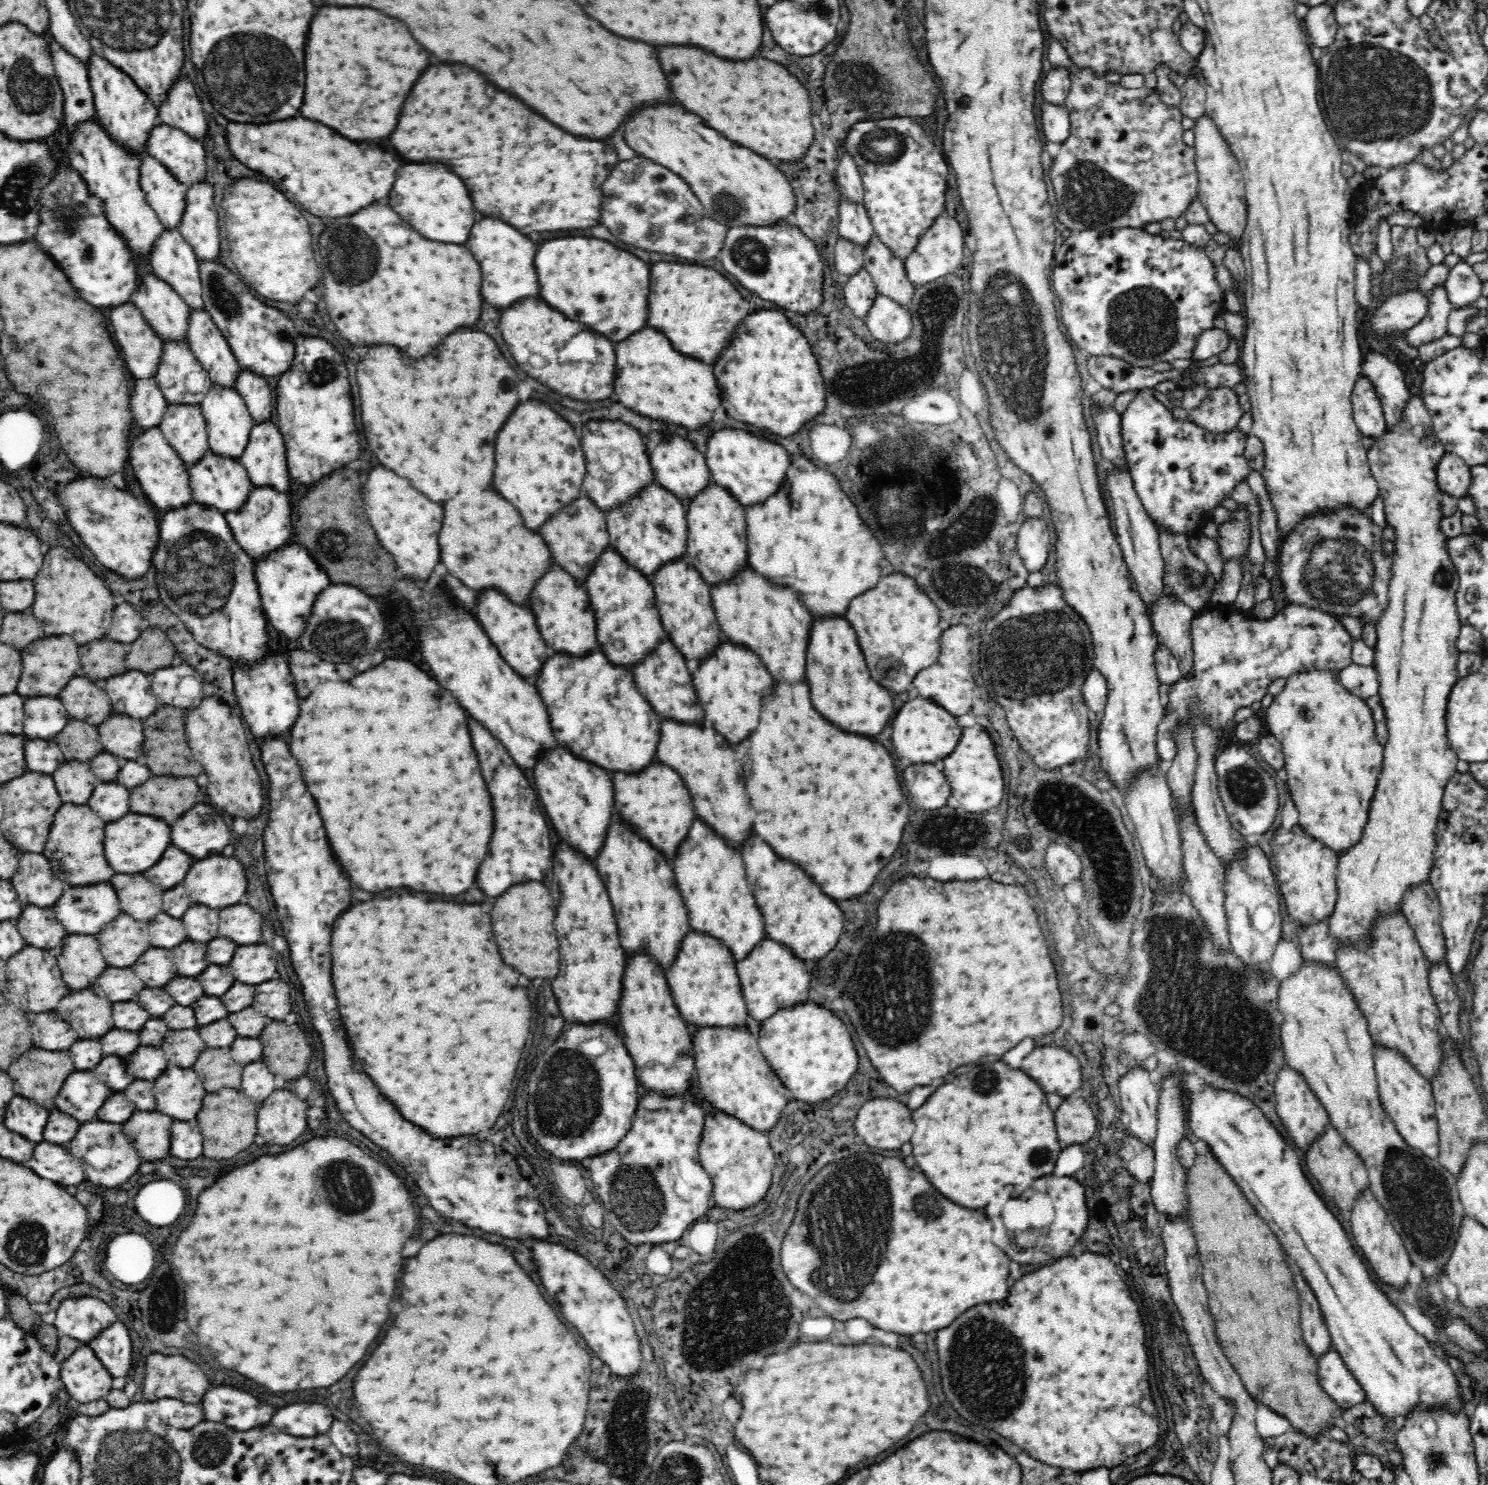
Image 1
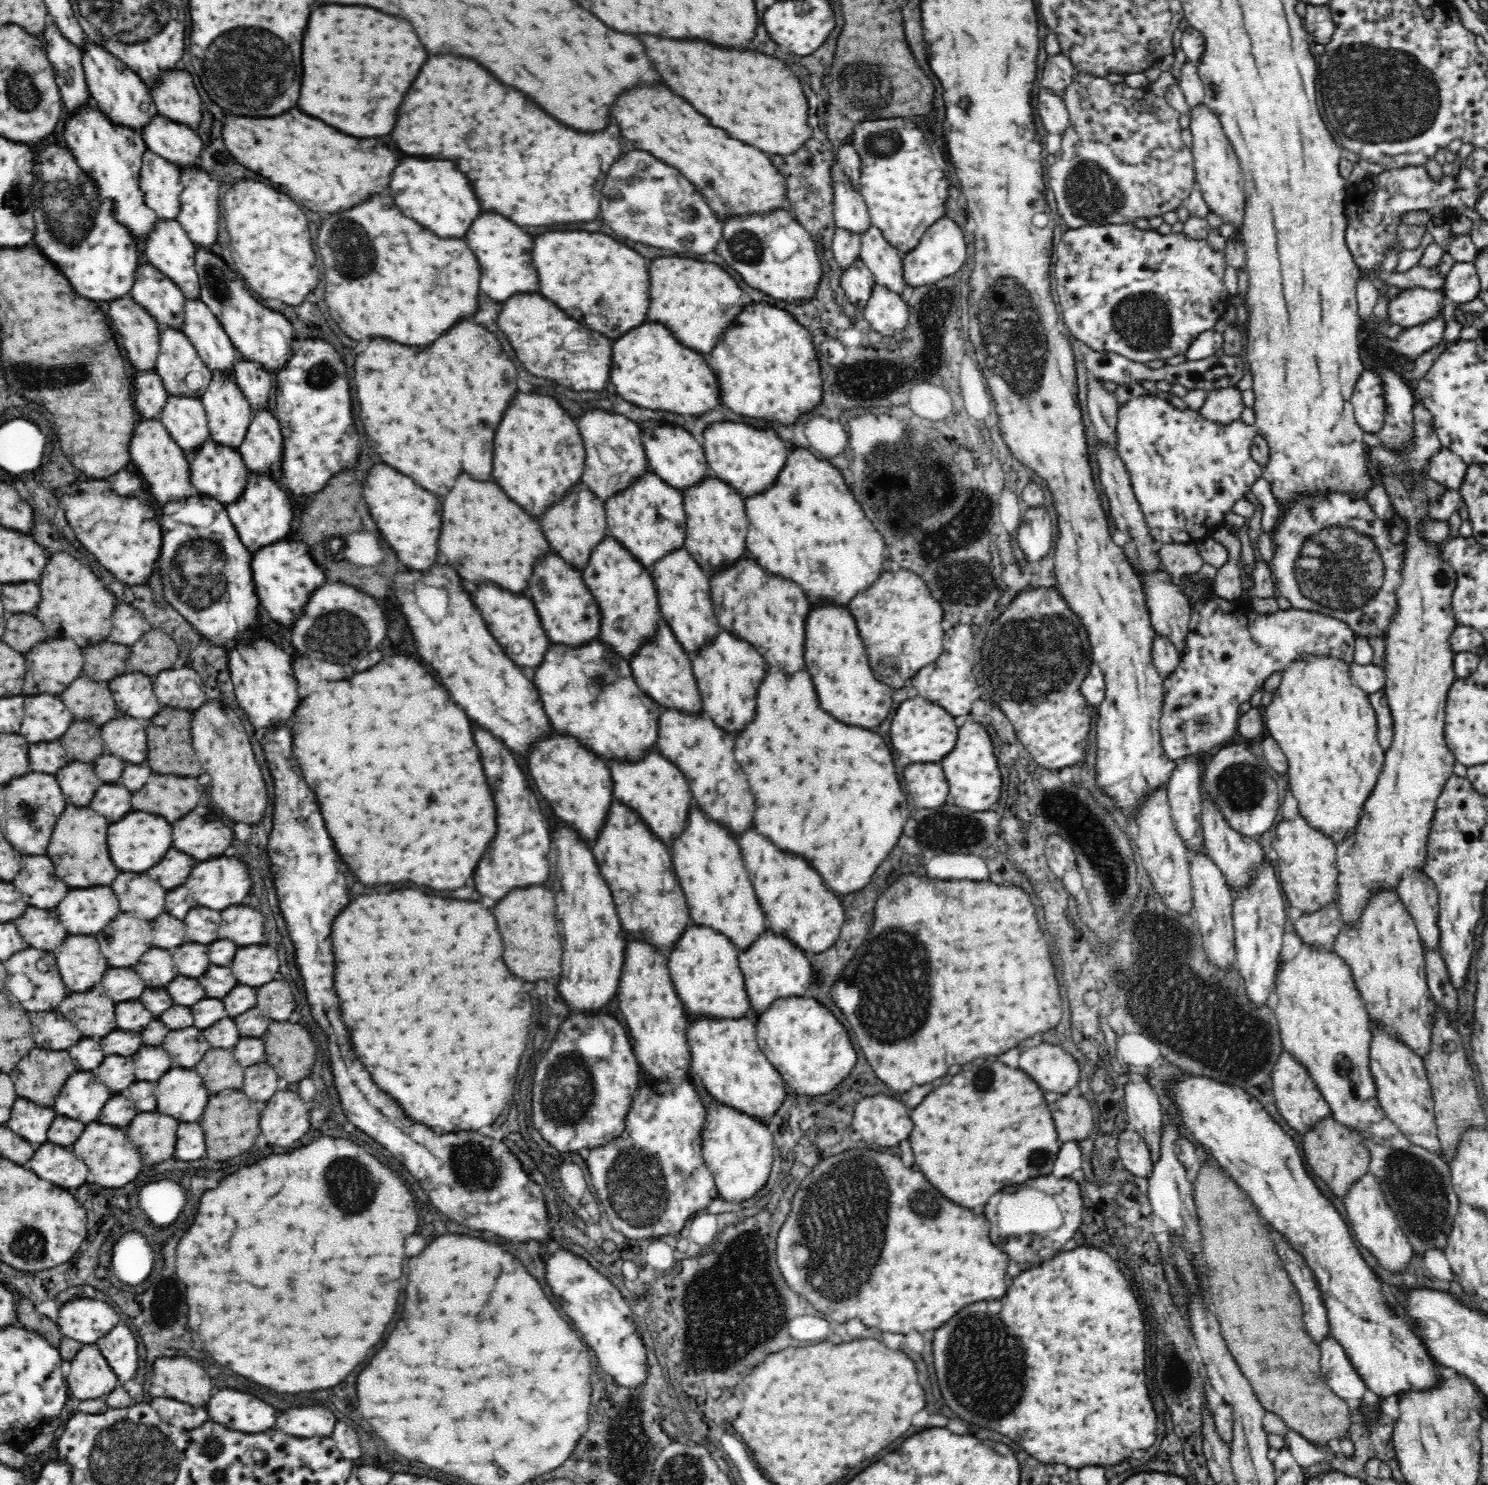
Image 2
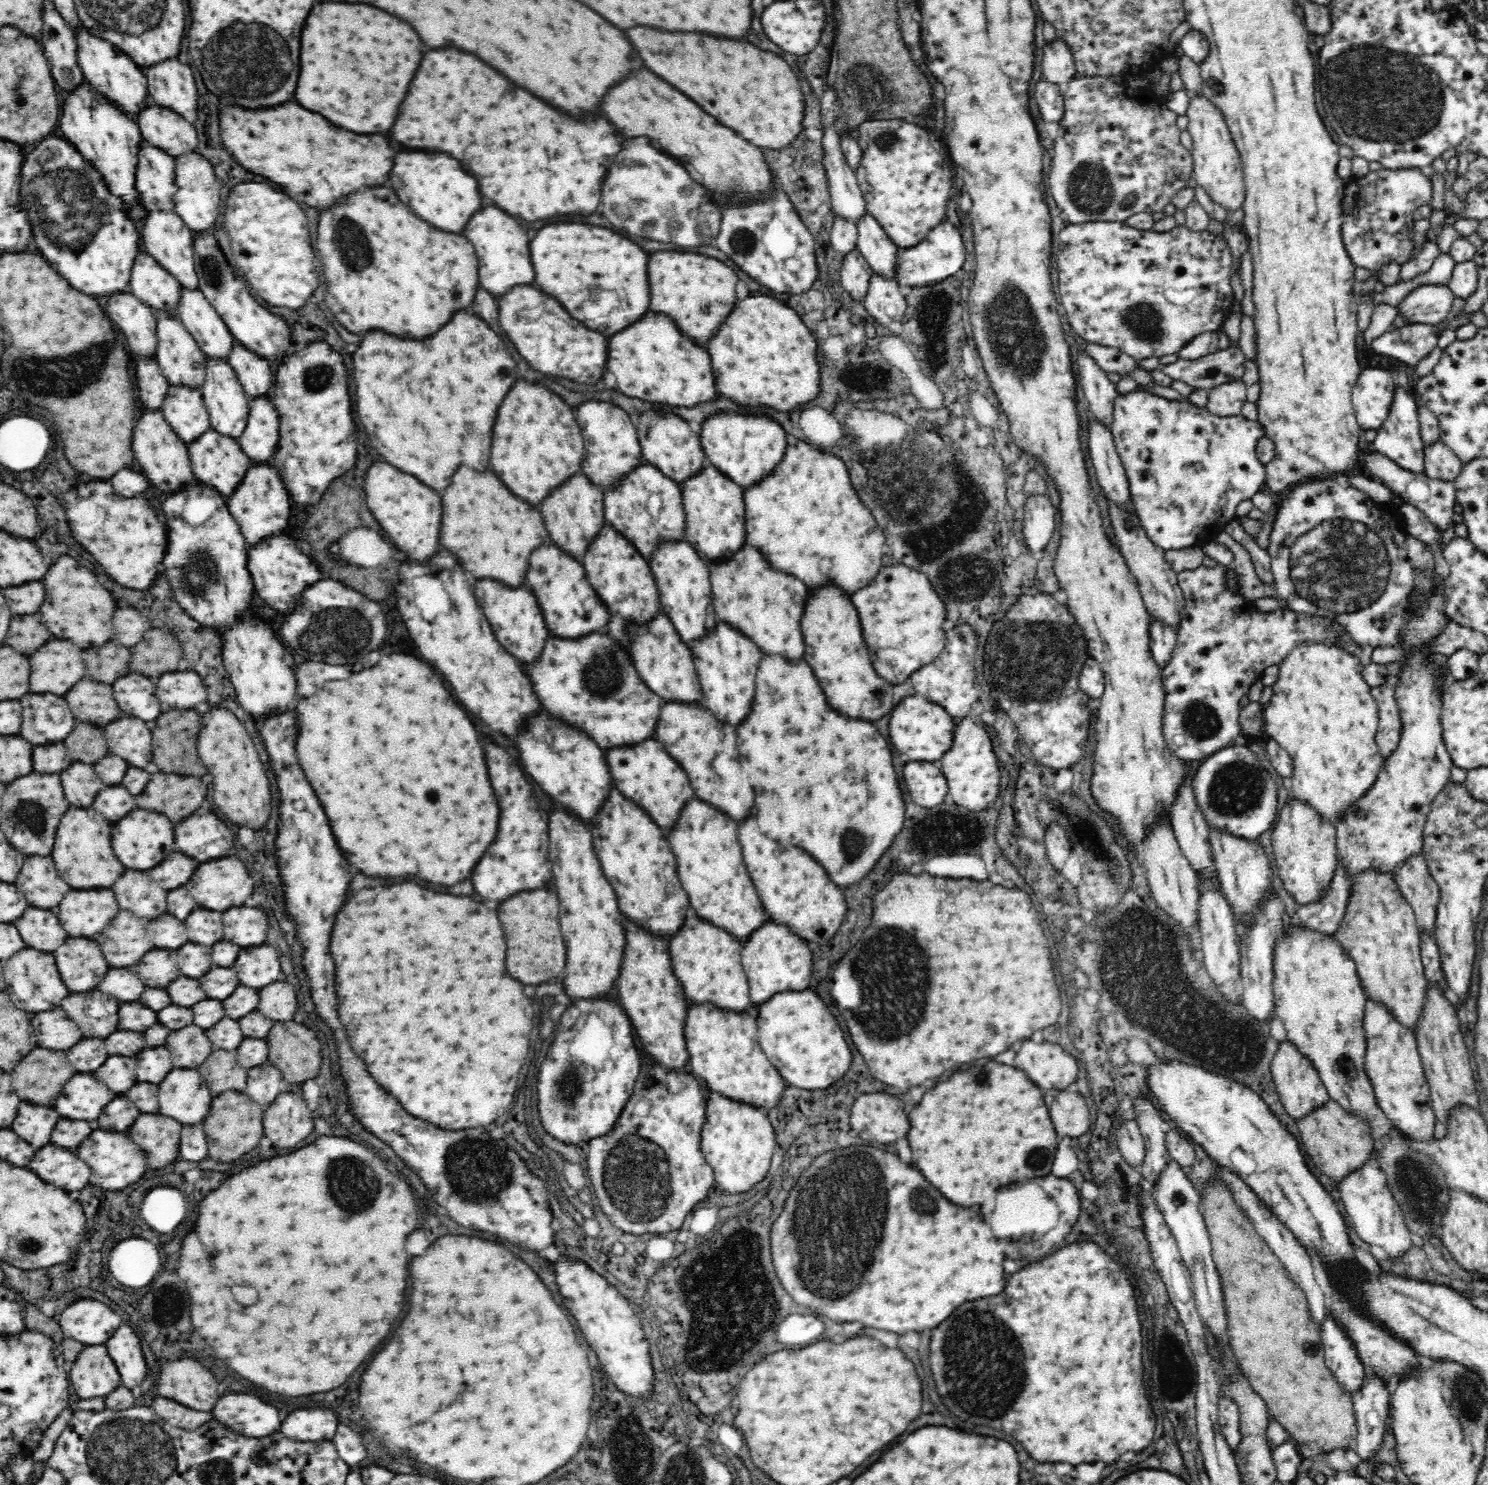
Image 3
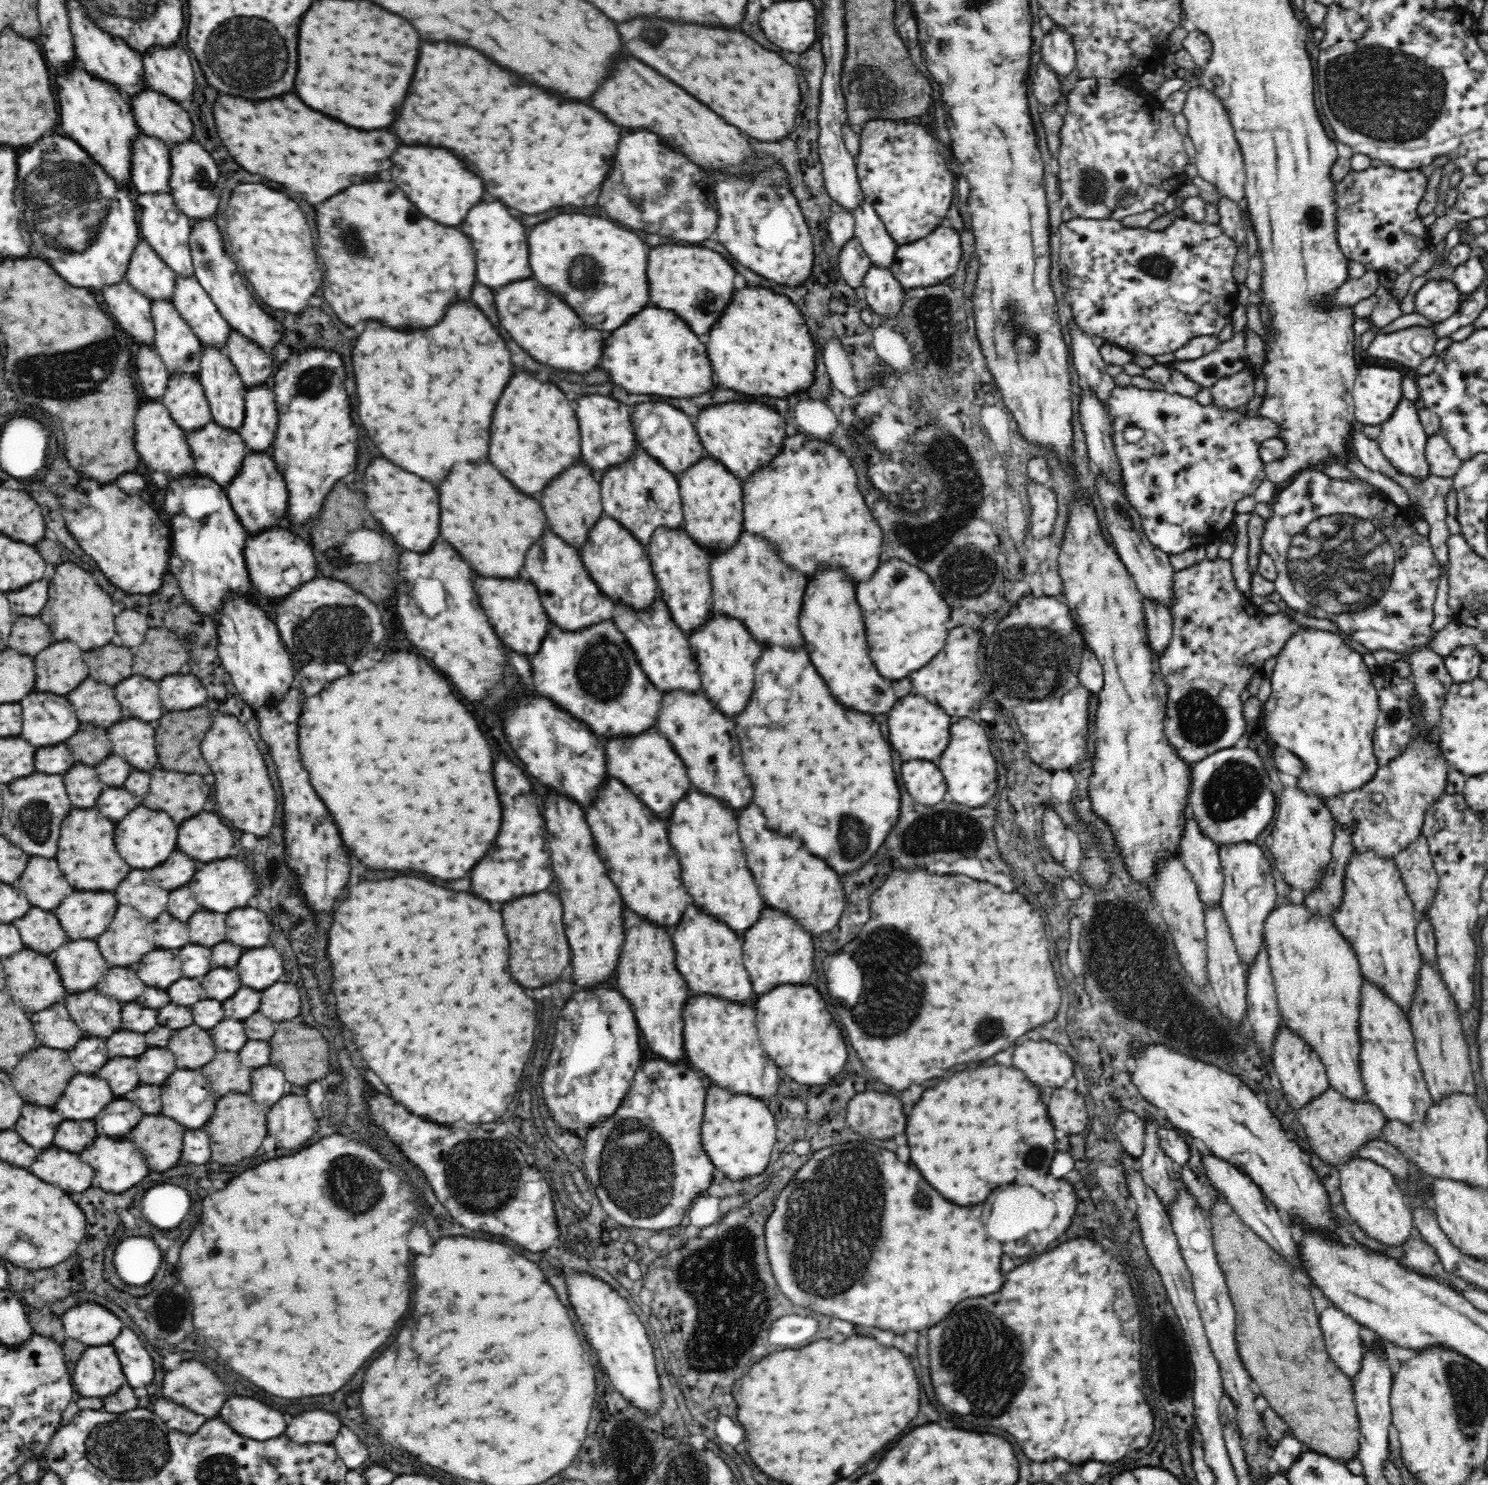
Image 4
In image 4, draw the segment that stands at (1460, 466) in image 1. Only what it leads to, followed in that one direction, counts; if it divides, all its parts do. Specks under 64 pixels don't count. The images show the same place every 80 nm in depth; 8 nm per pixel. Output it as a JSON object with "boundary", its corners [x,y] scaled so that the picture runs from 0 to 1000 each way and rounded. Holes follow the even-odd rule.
{"boundary":[[[966,292],[959,296],[958,308],[960,310],[961,319],[970,322],[976,322],[983,312],[977,305],[973,297]]]}

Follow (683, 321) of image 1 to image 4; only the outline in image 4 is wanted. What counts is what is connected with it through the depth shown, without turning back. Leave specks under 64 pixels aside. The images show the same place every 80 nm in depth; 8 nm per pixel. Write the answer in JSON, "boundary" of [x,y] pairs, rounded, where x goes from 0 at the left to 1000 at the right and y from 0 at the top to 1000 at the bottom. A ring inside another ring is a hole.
{"boundary":[[[448,164],[444,167],[440,167],[435,172],[435,190],[437,190],[437,203],[442,207],[452,209],[456,211],[466,225],[475,228],[477,221],[481,218],[487,207],[489,206],[492,197],[493,197],[493,180],[488,176],[483,170],[476,167],[461,167],[461,166],[453,166]],[[469,202],[477,202],[477,207],[474,203],[474,207],[470,207],[472,203]]]}

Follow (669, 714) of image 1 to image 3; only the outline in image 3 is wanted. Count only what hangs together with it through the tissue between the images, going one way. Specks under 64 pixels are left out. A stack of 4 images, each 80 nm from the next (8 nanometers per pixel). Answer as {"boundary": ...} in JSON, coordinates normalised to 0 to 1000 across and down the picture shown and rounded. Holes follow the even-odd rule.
{"boundary":[[[446,412],[442,413],[436,420],[423,421],[423,440],[430,459],[441,467],[446,473],[458,472],[468,475],[472,471],[467,443],[464,436],[457,430],[452,418]]]}

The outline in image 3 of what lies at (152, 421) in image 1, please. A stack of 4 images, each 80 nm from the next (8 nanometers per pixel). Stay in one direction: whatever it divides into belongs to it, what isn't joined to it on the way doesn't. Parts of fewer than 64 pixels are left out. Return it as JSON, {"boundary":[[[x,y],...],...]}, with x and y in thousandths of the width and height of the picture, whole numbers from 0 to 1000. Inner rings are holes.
{"boundary":[[[105,241],[94,242],[92,245],[93,267],[98,276],[108,276],[114,262],[113,257],[108,252]]]}

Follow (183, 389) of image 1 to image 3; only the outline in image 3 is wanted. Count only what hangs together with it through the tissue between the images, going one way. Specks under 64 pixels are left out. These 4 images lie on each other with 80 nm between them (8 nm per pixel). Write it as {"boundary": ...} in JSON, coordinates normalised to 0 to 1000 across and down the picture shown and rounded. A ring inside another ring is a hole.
{"boundary":[[[104,211],[106,213],[106,235],[103,241],[106,243],[108,252],[113,257],[113,260],[124,259],[134,263],[138,256],[139,241],[132,232],[126,222],[122,215],[113,213],[112,211]]]}

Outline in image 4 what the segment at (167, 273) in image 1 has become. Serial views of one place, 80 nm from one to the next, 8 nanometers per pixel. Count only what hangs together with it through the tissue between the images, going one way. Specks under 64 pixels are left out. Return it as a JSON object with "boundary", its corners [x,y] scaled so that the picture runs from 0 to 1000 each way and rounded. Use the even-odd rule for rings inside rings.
{"boundary":[[[95,130],[93,134],[95,139],[95,146],[93,151],[95,160],[105,169],[108,174],[110,176],[118,184],[120,187],[130,187],[130,173],[127,165],[127,159],[129,156],[128,149],[117,137],[116,131]]]}

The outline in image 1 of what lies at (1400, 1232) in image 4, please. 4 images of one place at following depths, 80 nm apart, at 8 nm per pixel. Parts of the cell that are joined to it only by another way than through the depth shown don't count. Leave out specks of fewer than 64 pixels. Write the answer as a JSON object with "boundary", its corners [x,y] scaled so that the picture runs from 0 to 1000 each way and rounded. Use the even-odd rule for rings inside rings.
{"boundary":[[[920,800],[915,804],[915,806],[912,807],[907,821],[912,840],[913,840],[913,843],[915,843],[917,850],[922,854],[923,859],[927,861],[928,864],[938,867],[939,870],[945,869],[948,854],[946,842],[945,842],[941,832],[937,829],[935,824],[933,822],[931,815],[923,807]]]}

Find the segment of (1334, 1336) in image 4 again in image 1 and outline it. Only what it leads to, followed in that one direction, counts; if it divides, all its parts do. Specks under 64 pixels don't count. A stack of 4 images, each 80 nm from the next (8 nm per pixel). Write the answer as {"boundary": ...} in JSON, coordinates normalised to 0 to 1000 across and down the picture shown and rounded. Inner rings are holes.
{"boundary":[[[895,908],[886,916],[886,929],[888,936],[903,951],[918,942],[917,935],[906,923],[902,914]]]}

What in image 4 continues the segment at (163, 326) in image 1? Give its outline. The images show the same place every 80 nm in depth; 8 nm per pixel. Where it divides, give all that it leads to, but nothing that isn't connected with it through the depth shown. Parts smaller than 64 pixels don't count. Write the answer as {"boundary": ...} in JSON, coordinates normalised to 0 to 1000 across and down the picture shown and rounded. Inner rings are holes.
{"boundary":[[[95,160],[87,175],[84,187],[92,197],[102,203],[115,202],[119,186]]]}

